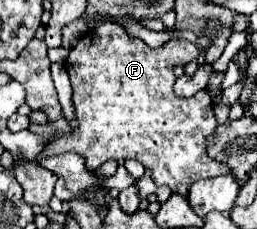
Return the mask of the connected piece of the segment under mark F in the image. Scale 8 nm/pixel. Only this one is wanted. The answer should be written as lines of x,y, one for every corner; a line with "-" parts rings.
103,22
87,32
67,56
79,126
51,140
41,156
75,152
85,158
91,170
97,170
107,160
133,158
151,170
157,186
167,184
179,194
187,194
197,180
229,174
227,164
207,154
205,140
217,128
207,90
191,98
173,94
173,66
197,60
197,56
199,50
189,40
171,38
163,46
151,48
139,38
129,38
117,22

